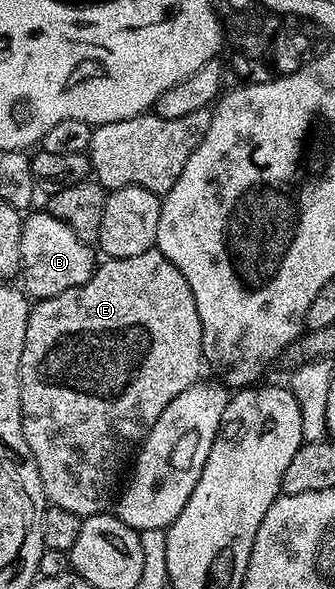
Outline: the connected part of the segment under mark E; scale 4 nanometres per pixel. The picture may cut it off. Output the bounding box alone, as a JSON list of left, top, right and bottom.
[20,247,204,519]

